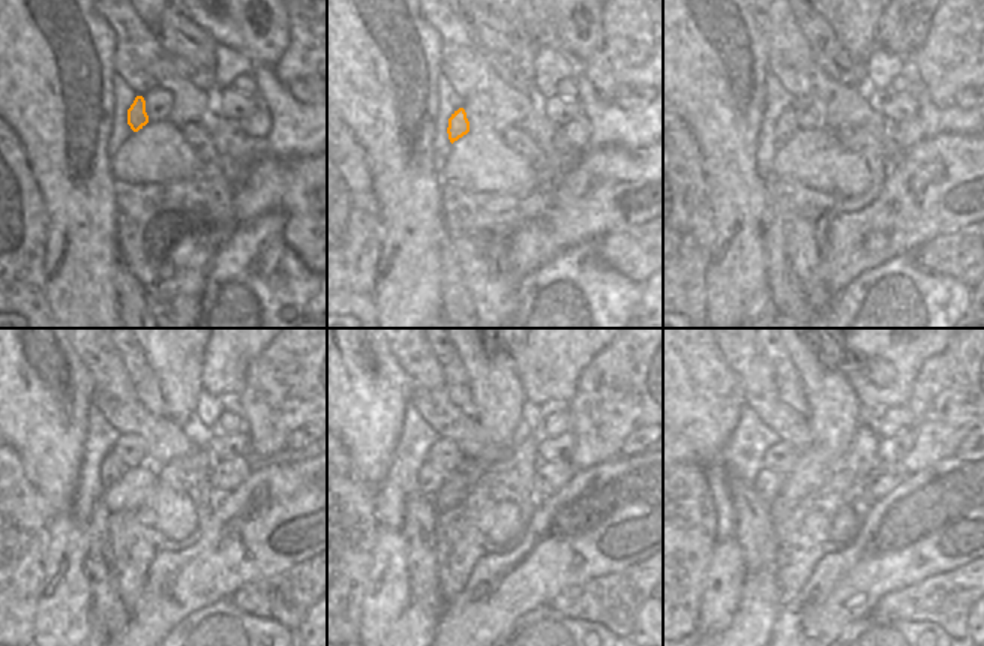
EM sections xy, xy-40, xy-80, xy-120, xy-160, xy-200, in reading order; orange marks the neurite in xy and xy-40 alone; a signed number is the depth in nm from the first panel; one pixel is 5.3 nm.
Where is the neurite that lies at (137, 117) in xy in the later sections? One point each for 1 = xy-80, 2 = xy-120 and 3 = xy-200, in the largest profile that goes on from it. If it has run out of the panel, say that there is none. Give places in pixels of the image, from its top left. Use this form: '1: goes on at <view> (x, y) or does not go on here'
1: goes on at xy-80 (786, 128)
2: goes on at xy-120 (111, 468)
3: goes on at xy-200 (767, 484)

